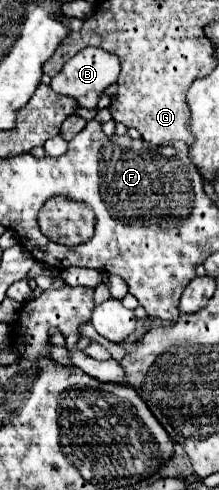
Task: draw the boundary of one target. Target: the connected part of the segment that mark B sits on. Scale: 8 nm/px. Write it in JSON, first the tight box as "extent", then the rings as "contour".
{"extent":[52,48,120,110],"contour":[[[86,48],[86,50],[78,52],[74,58],[70,58],[70,62],[64,64],[62,72],[52,78],[52,90],[56,94],[78,100],[78,104],[88,110],[94,110],[100,96],[104,94],[104,90],[118,80],[118,74],[120,74],[120,62],[114,54],[108,54],[100,48]]]}

